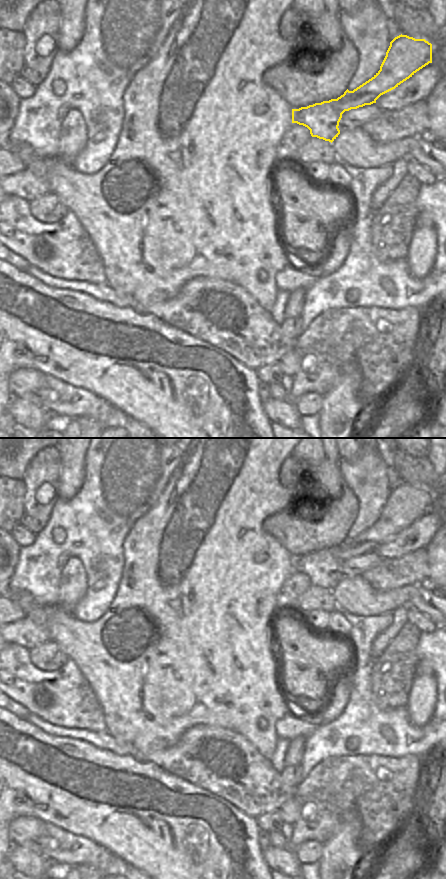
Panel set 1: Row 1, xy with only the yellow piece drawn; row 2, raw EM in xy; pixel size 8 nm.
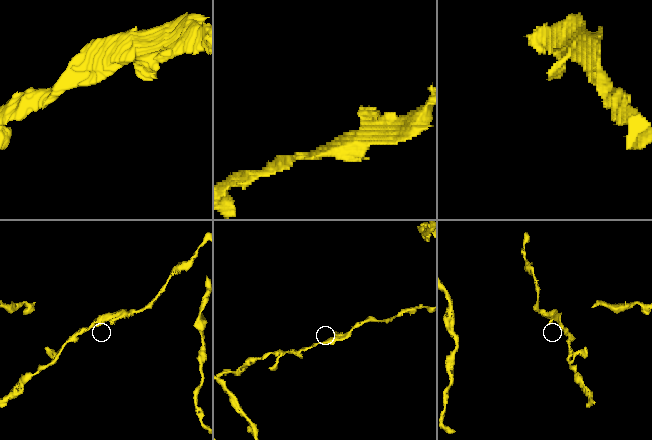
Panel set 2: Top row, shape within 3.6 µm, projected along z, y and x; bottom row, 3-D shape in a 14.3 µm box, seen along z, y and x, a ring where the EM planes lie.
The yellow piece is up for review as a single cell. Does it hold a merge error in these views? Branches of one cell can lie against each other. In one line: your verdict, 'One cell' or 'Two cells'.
One cell.

